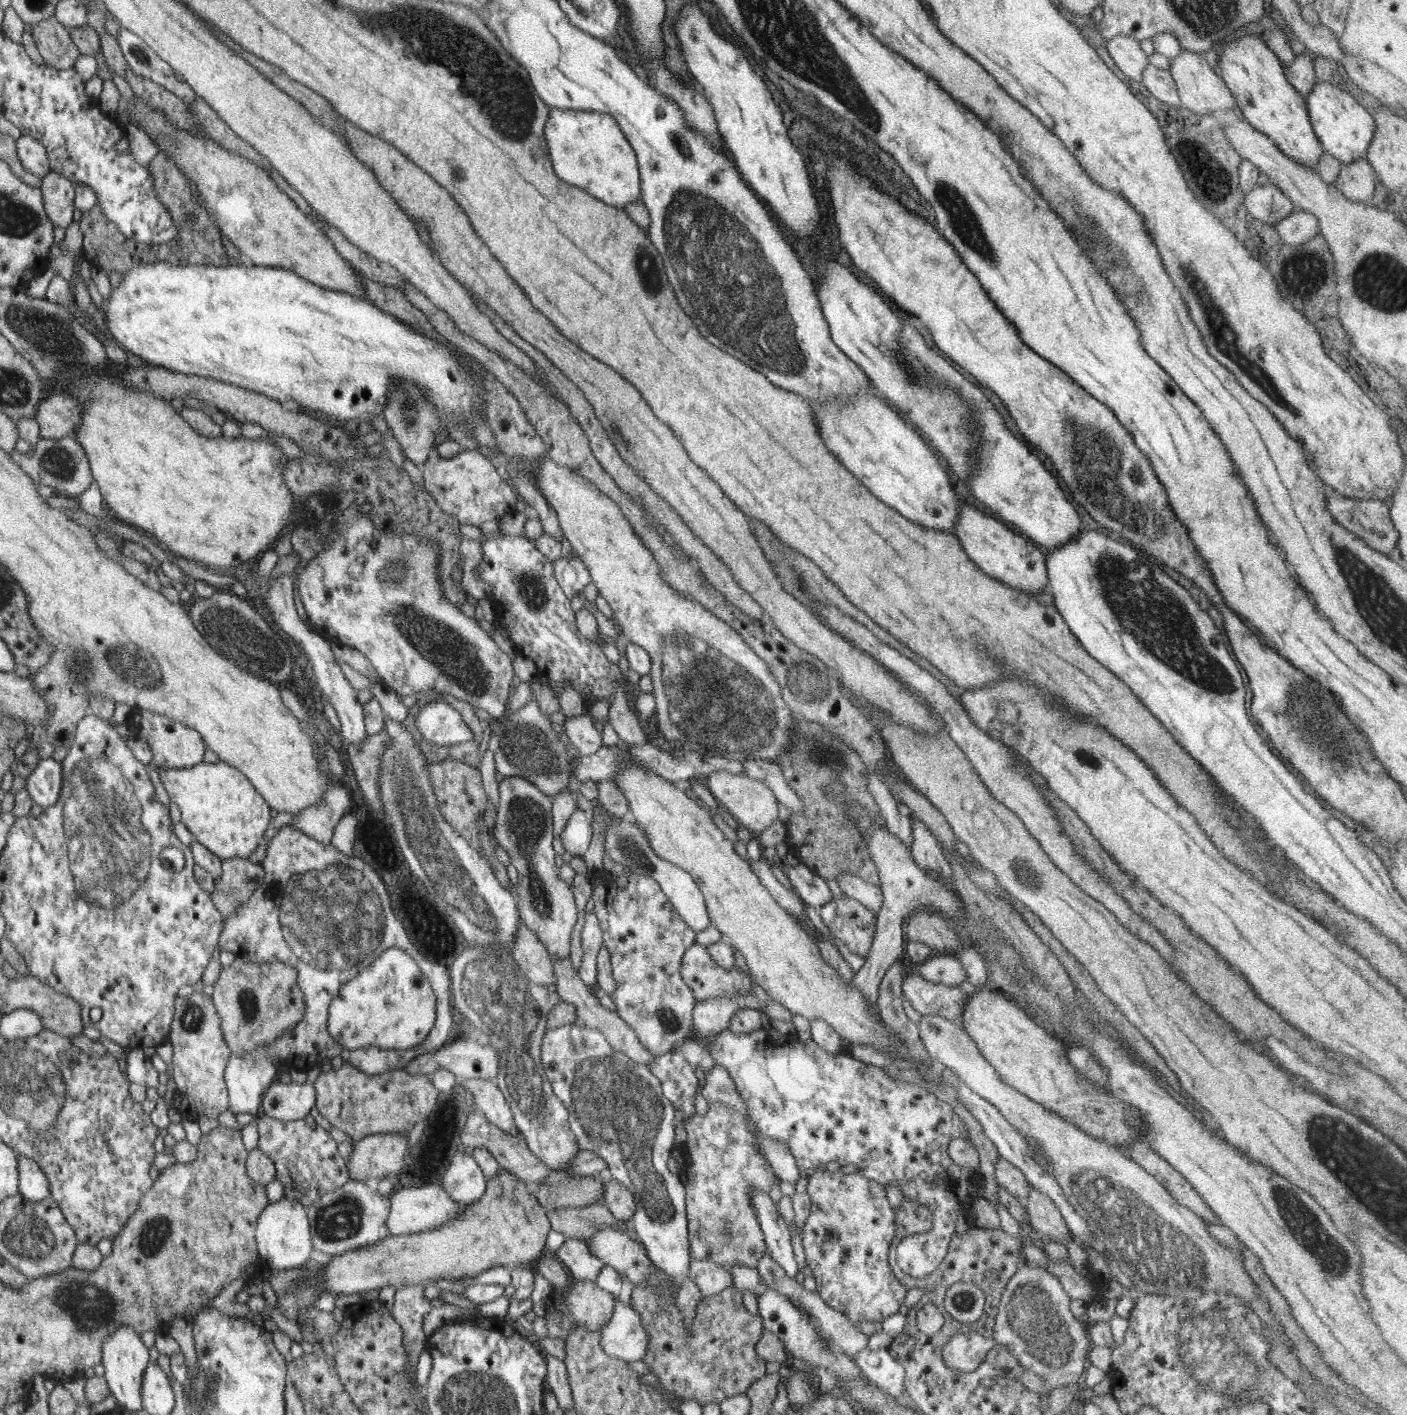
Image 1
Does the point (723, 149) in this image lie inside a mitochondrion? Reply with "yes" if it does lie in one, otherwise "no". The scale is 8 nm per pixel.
no

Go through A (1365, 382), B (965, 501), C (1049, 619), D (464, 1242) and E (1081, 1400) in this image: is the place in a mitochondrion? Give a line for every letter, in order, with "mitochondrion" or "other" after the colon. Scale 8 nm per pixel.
A: other
B: other
C: other
D: other
E: other

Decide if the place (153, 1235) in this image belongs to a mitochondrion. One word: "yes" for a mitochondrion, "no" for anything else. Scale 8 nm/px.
yes

